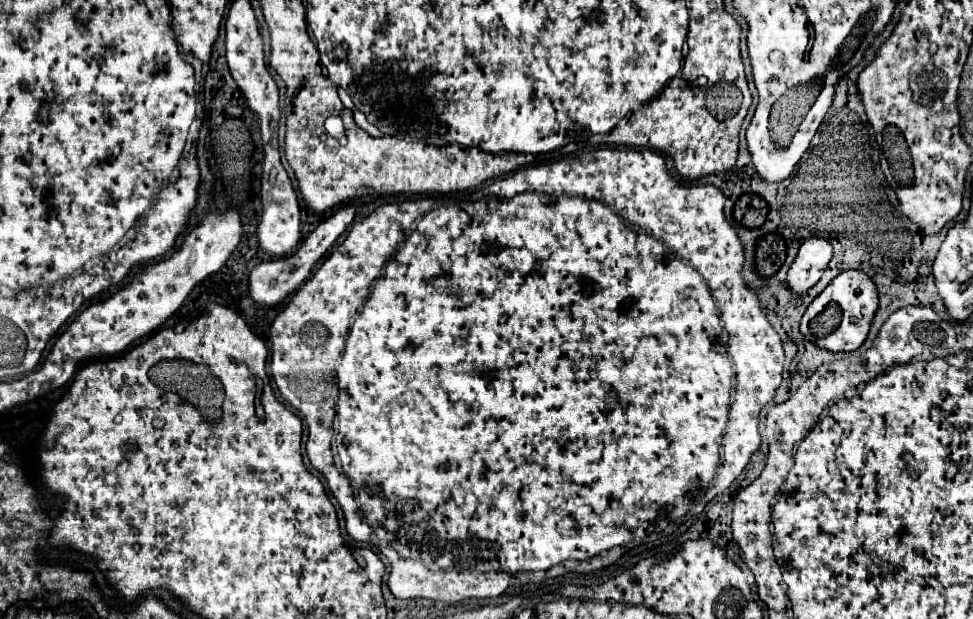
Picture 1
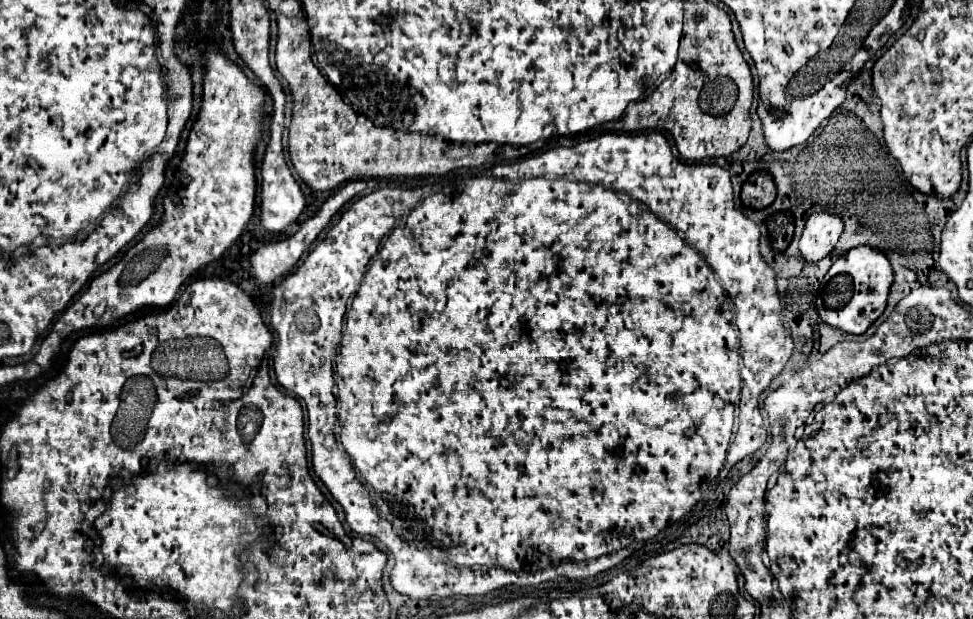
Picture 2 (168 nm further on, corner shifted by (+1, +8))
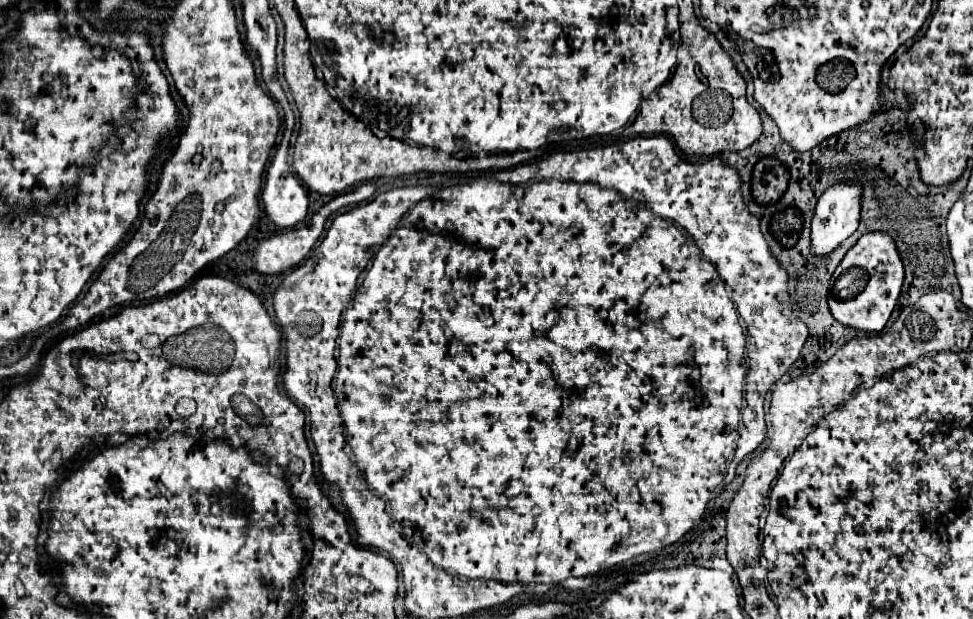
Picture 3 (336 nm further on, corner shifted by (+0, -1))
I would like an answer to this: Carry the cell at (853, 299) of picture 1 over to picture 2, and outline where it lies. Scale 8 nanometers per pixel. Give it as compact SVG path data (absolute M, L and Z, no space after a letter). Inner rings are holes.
M857 246L837 258L819 288L815 306L823 322L849 334L863 334L885 310L893 284L893 268L887 256L873 246Z

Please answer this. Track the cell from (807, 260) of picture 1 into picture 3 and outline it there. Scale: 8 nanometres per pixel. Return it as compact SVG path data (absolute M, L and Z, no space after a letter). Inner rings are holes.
M840 183L830 187L816 205L814 219L812 219L812 233L810 233L810 253L812 255L828 255L832 253L838 245L842 245L844 239L848 239L856 229L860 221L860 187L850 185L850 183Z

